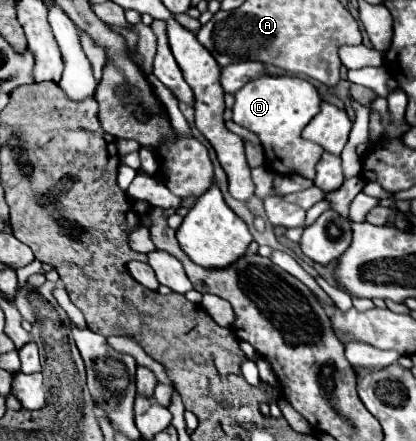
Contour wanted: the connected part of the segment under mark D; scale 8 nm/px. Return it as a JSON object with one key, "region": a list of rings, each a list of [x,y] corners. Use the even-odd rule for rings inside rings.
{"region":[[[261,76],[247,82],[235,92],[233,122],[255,132],[265,150],[265,166],[277,174],[299,174],[303,178],[315,178],[315,164],[319,162],[323,148],[307,142],[301,136],[303,126],[319,112],[321,96],[313,82],[299,76]]]}

